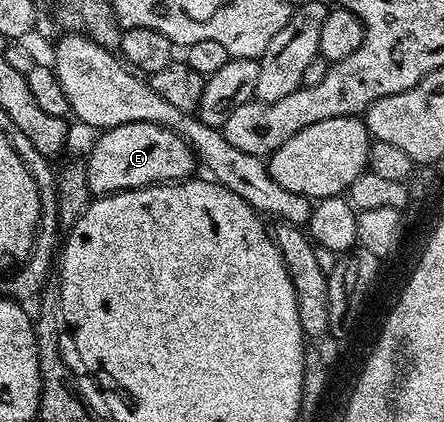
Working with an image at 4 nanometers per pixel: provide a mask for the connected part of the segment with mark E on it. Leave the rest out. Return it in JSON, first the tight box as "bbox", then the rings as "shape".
{"bbox":[86,122,198,194],"shape":[[[134,122],[123,124],[117,128],[110,128],[99,133],[96,145],[88,156],[86,163],[86,183],[89,193],[107,194],[109,192],[123,192],[126,188],[146,188],[154,184],[165,182],[179,182],[191,177],[198,168],[198,157],[192,145],[182,139],[177,132],[163,128],[161,124],[150,122]]]}

